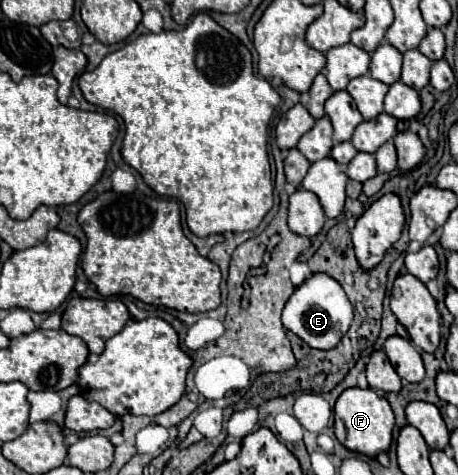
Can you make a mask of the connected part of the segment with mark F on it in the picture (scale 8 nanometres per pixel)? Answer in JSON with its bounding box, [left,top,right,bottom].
[334,387,394,459]

